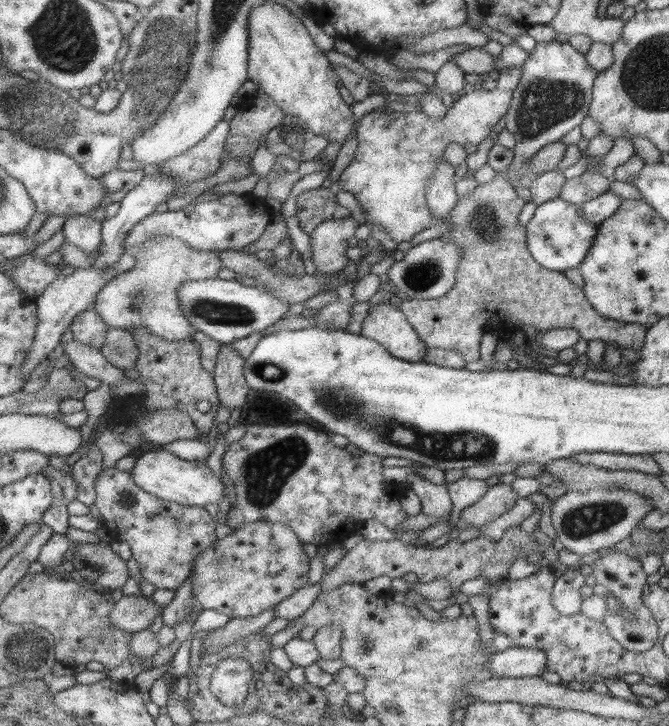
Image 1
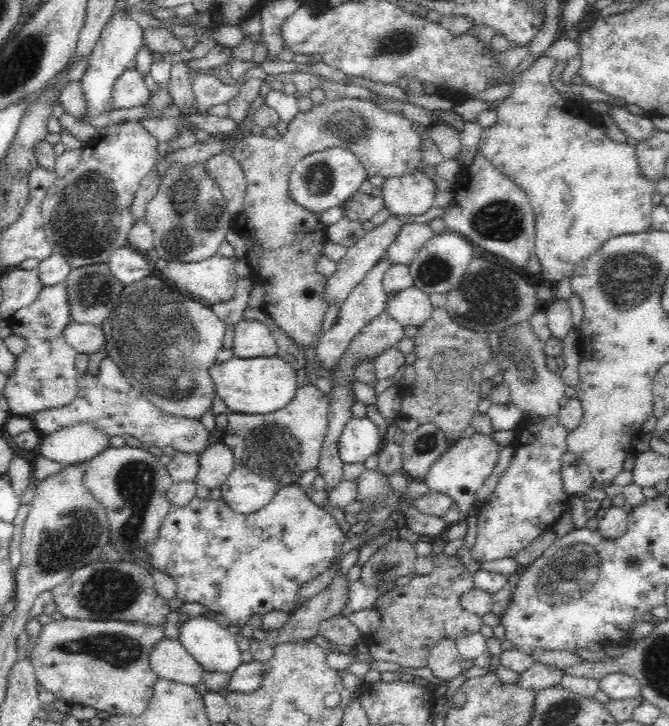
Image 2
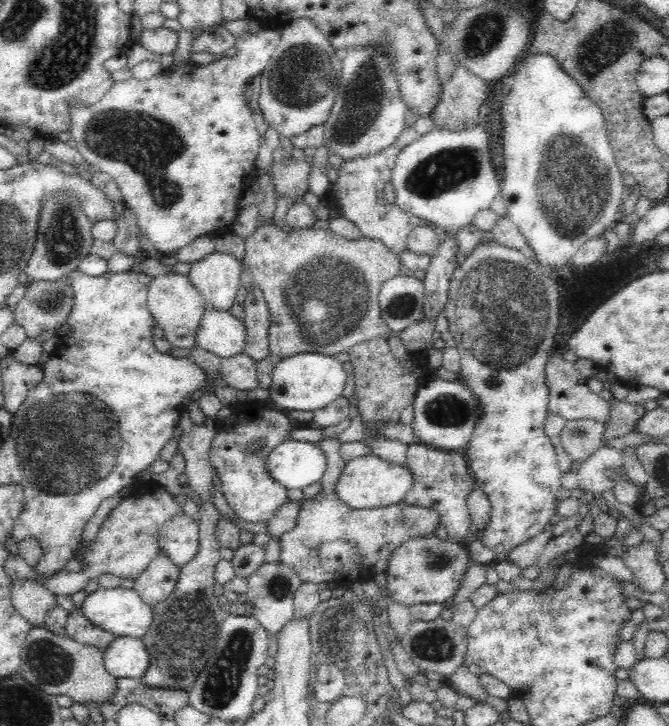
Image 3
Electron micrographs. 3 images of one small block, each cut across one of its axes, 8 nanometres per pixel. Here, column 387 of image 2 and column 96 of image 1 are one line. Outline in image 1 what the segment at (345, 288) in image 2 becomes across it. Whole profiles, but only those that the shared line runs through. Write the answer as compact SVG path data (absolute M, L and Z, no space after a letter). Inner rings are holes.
M88 215L67 216L63 224L65 240L86 250L94 252L102 244L102 222Z

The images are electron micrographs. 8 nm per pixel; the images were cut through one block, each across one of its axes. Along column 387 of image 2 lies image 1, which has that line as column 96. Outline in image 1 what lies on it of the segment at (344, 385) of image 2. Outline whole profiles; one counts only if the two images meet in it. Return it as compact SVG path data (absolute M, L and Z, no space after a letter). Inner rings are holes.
M93 308L80 312L71 323L74 340L96 349L102 349L109 327Z

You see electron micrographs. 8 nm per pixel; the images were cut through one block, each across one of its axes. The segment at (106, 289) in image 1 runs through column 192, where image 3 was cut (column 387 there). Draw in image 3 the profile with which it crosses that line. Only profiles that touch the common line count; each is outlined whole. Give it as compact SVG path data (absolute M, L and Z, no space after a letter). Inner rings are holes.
M273 222L258 227L256 231L243 239L245 255L243 262L252 270L253 281L263 290L268 311L272 315L268 339L270 353L280 359L294 354L317 353L334 357L340 352L349 352L352 346L372 340L388 338L392 330L382 319L378 295L383 282L400 274L402 261L381 240L358 238L348 240L334 234L323 224L310 228L284 228Z

